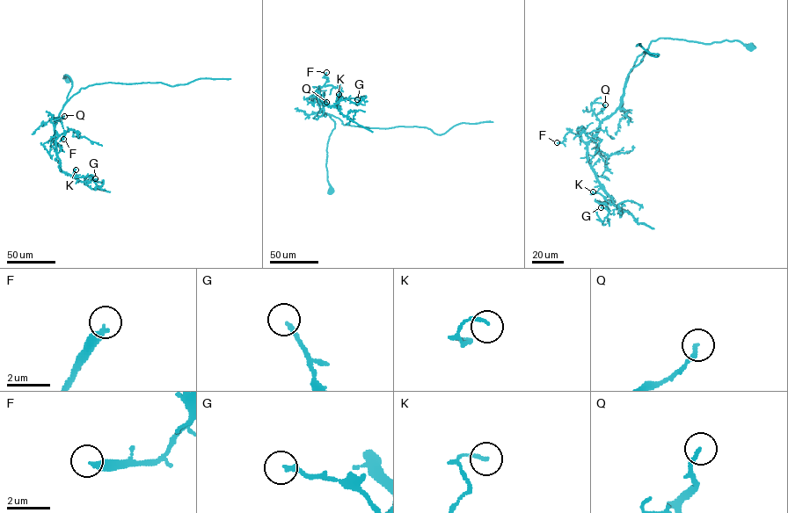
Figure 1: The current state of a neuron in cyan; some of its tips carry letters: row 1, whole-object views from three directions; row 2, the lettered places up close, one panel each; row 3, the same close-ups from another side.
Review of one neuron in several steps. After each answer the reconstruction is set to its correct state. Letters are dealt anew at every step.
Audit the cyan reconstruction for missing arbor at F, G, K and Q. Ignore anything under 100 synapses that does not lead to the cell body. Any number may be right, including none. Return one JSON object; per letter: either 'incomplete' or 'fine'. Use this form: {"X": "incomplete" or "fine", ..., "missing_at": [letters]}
{"F": "fine", "G": "fine", "K": "fine", "Q": "fine", "missing_at": []}

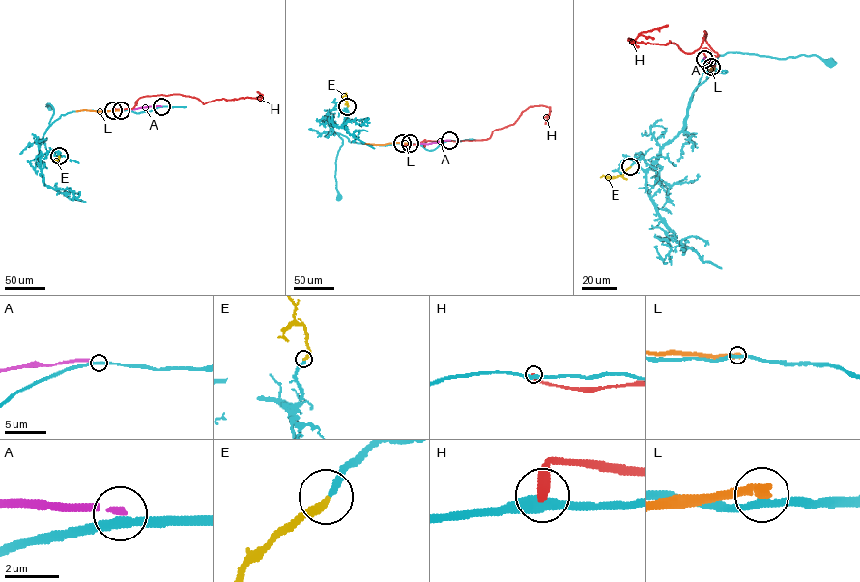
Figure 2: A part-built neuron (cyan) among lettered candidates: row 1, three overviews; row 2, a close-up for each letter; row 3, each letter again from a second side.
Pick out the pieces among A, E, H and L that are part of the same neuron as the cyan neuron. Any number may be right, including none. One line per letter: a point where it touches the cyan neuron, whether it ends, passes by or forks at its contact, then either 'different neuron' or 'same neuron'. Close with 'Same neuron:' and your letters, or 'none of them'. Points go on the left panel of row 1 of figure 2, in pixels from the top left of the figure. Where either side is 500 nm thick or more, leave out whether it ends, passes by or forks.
A: contact (161, 106); it ends; different neuron
E: contact (59, 156); it ends; same neuron
H: contact (113, 110); it ends; different neuron
L: contact (121, 110); it ends; different neuron
Same neuron: E

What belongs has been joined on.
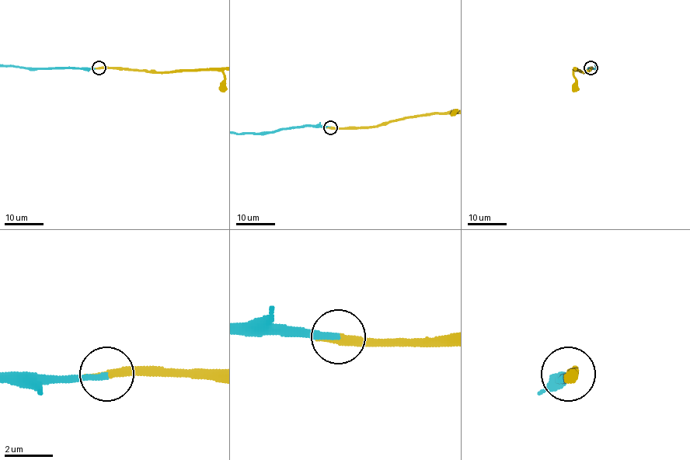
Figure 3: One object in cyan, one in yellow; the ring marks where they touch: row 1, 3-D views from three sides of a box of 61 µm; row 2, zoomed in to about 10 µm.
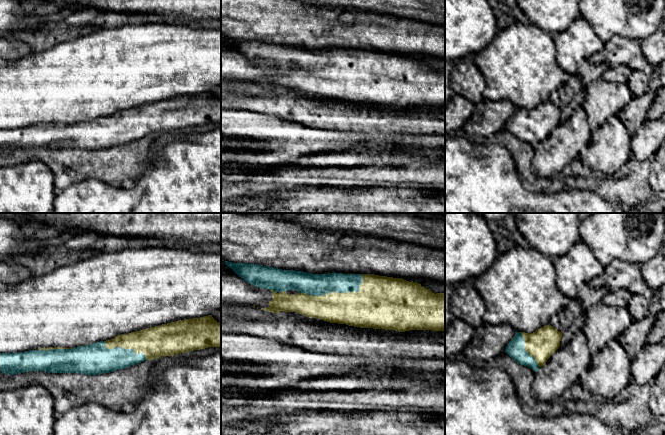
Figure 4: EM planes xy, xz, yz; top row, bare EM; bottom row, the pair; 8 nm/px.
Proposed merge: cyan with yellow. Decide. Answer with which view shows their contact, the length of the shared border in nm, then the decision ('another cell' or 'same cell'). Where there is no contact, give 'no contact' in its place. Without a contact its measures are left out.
xz | 550 nm | same cell

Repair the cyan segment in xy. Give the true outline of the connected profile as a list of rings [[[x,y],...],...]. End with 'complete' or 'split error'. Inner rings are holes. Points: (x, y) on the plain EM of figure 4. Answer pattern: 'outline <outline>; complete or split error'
outline [[[212,91],[178,96],[75,124],[48,123],[18,129],[0,129],[0,148],[8,151],[29,147],[99,151],[160,132],[173,133],[175,130],[208,123],[221,123],[221,99],[217,98]]]; split error

